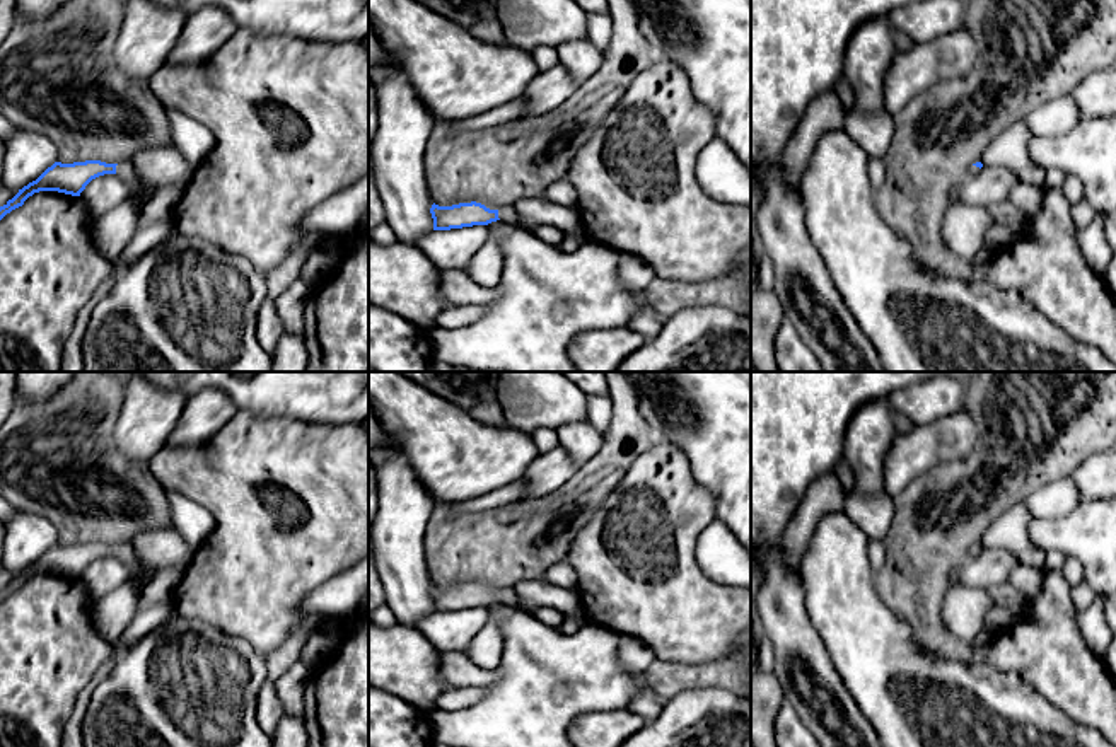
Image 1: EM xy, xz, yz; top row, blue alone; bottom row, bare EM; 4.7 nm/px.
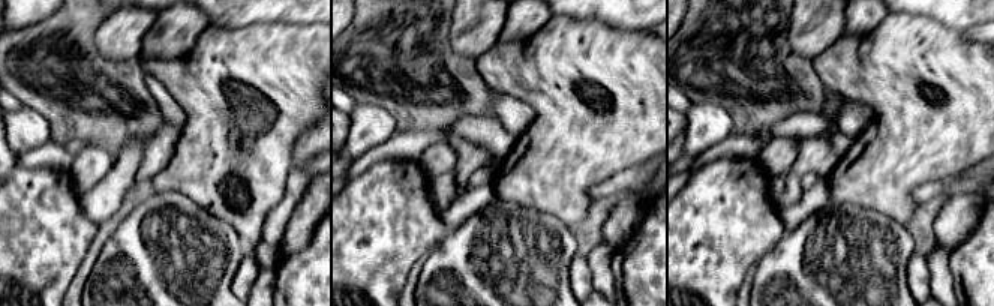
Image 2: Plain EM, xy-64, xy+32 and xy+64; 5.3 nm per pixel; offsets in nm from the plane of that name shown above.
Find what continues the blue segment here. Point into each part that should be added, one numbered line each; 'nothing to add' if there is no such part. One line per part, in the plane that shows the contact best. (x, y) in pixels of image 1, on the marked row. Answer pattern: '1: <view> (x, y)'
1: xy (123, 171)

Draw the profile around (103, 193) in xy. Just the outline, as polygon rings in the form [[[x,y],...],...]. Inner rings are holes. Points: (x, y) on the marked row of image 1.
[[[104,174],[92,179],[80,193],[80,198],[94,222],[123,203],[130,194],[128,186],[116,174]]]

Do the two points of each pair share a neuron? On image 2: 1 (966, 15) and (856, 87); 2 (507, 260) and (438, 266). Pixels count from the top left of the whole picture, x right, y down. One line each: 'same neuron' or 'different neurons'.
1: different neurons
2: same neuron

